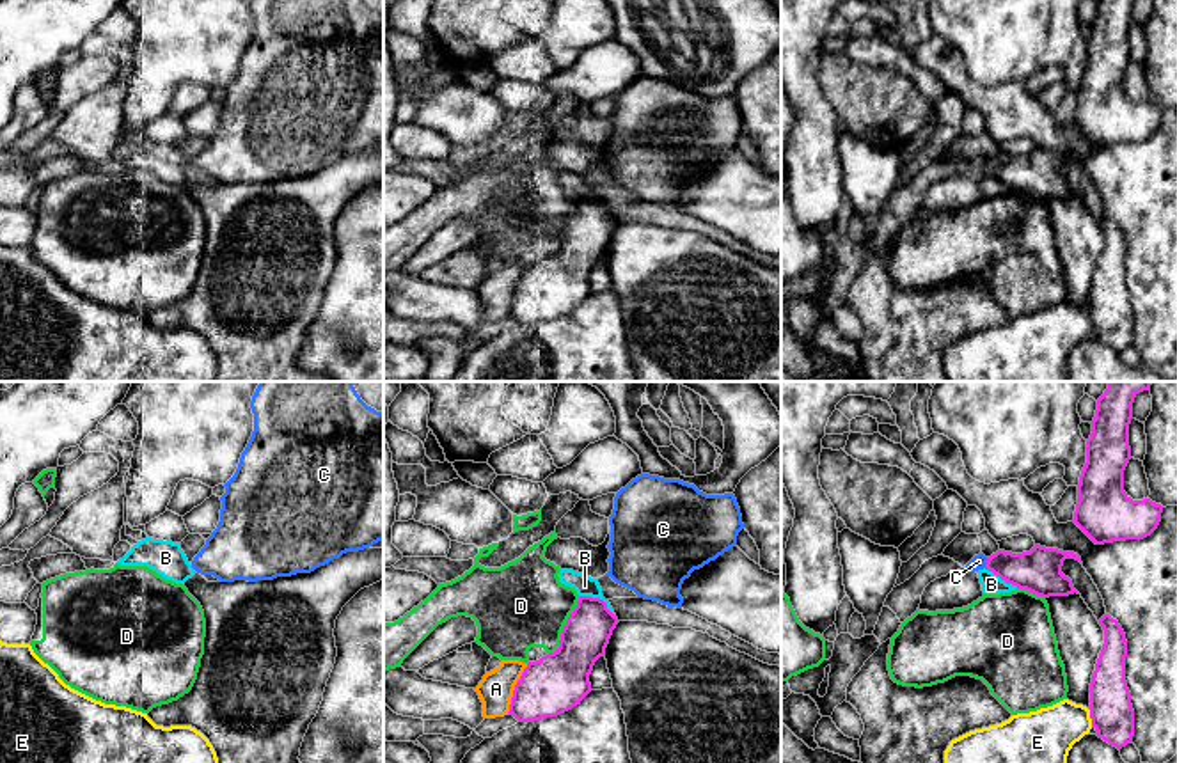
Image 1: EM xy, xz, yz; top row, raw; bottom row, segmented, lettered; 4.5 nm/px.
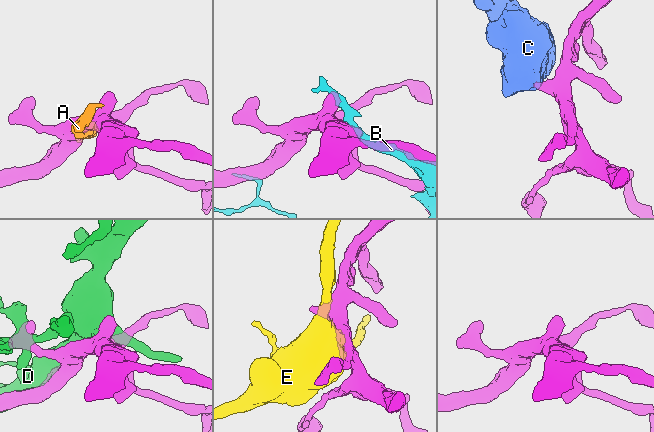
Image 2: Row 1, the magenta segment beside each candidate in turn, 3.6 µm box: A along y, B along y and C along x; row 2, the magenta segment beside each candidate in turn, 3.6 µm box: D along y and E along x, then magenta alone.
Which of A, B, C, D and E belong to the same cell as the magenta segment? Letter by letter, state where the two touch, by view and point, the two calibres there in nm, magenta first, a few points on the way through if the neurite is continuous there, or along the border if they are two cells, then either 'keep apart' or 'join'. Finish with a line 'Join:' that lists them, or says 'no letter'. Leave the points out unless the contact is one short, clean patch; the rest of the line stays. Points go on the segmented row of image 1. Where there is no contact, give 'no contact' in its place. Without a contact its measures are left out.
A: xz (515, 689) | 260/160 nm | keep apart
B: xz (599, 598) | 220/90 nm | keep apart
C: yz (986, 563) | 200/70 nm | across yz (1039, 570), (986, 563), (979, 561) | join
D: xz (565, 627) | 260/400 nm | keep apart
E: yz (1090, 717) | 200/240 nm | keep apart
Join: C

